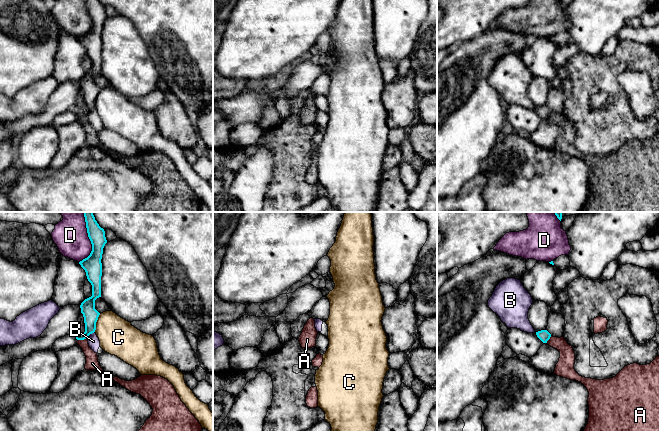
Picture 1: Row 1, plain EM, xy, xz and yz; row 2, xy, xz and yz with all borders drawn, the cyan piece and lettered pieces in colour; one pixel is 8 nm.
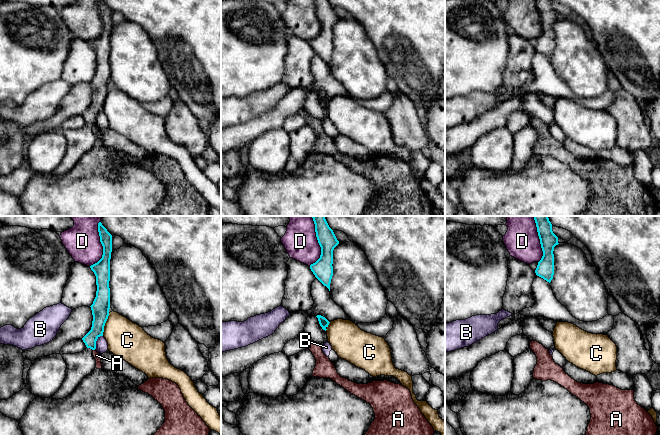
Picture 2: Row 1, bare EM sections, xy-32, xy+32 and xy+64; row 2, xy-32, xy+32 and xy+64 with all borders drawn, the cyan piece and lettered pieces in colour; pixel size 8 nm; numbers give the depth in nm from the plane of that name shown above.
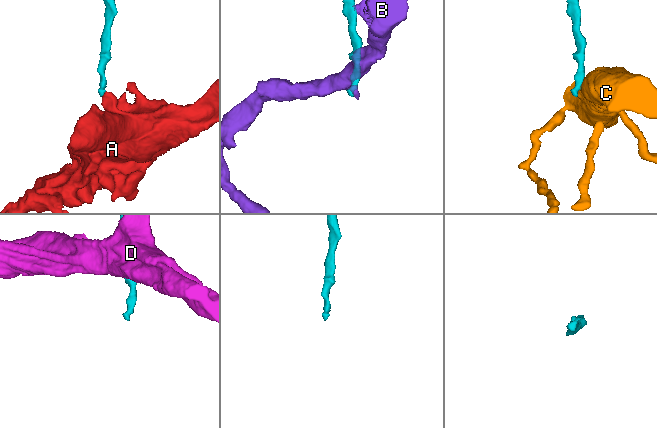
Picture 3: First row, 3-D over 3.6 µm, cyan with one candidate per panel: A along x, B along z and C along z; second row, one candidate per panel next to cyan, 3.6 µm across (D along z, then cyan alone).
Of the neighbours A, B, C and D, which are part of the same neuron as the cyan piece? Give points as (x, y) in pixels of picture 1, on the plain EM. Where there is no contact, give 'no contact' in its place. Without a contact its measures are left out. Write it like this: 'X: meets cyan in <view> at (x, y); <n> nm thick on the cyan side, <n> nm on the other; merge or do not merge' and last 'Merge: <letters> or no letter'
A: meets cyan in xy at (82, 115); 120 nm thick on the cyan side, 100 nm on the other; do not merge
B: meets cyan in xy at (90, 109); 120 nm thick on the cyan side, 90 nm on the other; do not merge
C: meets cyan in xy at (95, 99); 120 nm thick on the cyan side, 300 nm on the other; do not merge
D: meets cyan in xy at (91, 19); 150 nm thick on the cyan side, 260 nm on the other; do not merge
Merge: no letter

